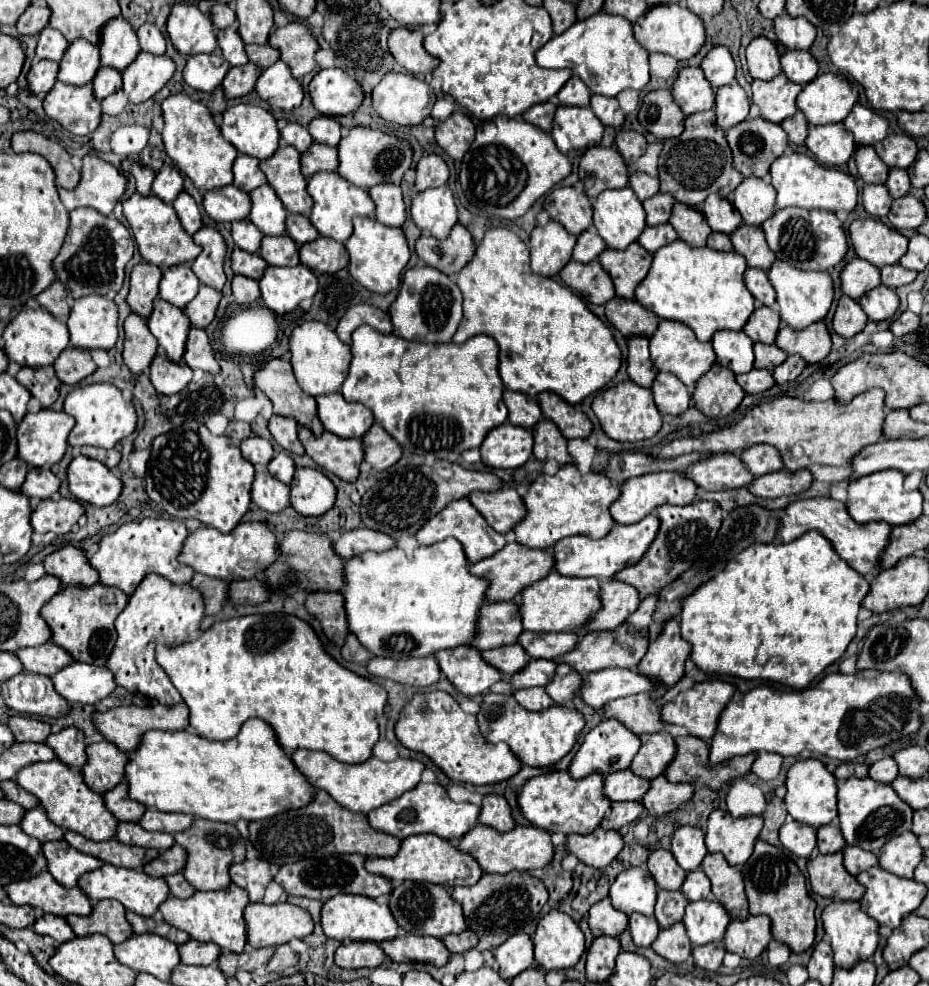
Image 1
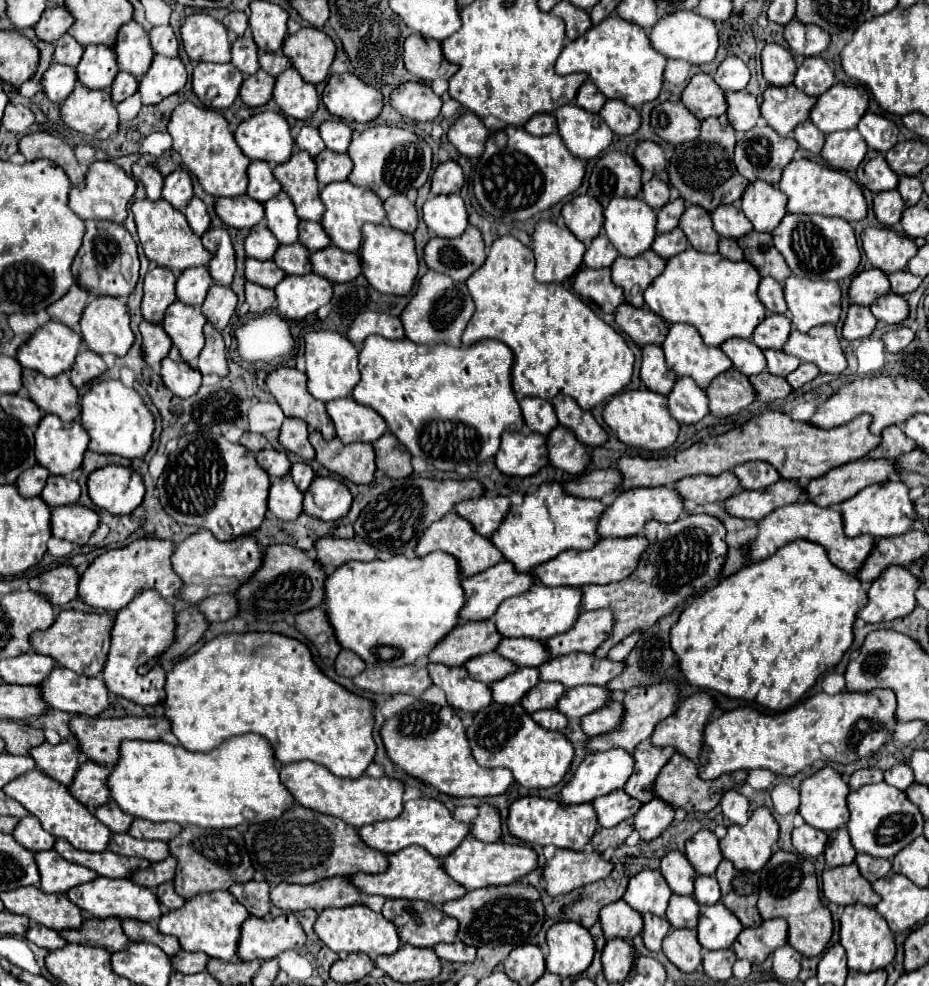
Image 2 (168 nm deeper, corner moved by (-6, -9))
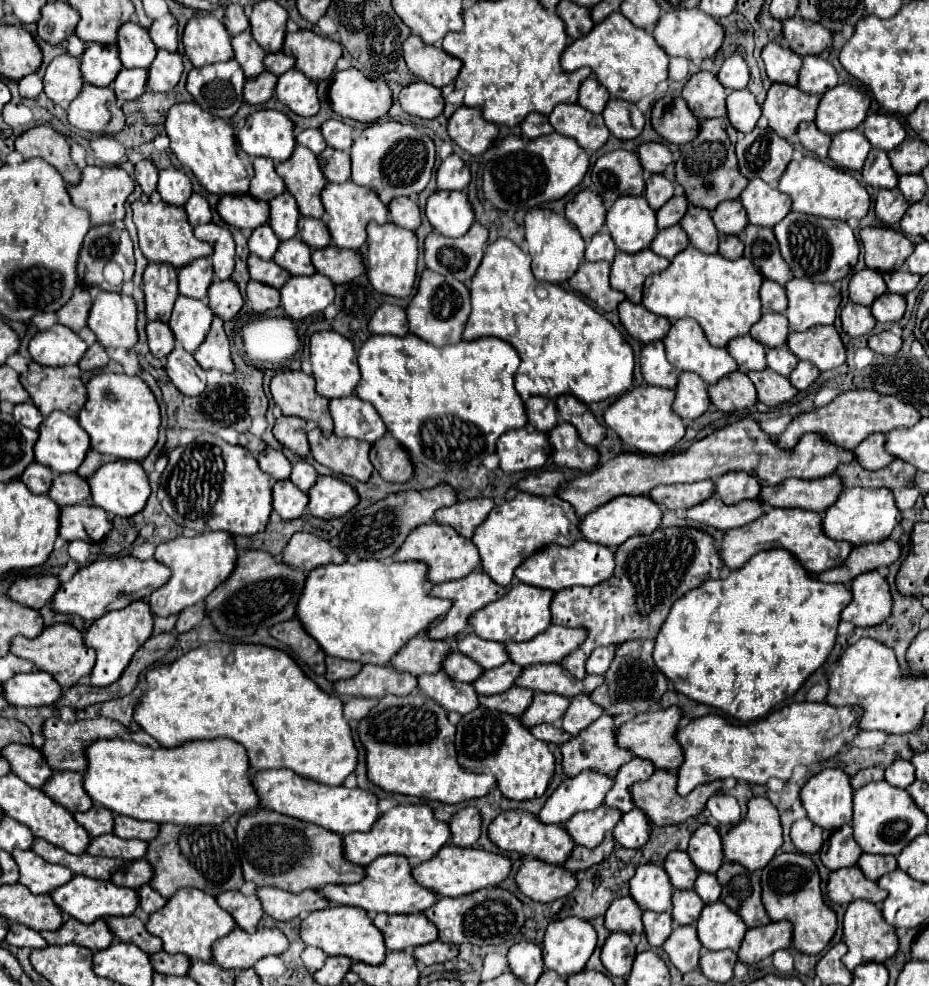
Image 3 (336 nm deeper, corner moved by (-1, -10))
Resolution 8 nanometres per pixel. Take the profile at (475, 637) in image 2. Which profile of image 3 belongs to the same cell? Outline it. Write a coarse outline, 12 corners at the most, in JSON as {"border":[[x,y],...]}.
{"border":[[427,632],[409,640],[391,660],[413,676],[435,674],[451,652]]}

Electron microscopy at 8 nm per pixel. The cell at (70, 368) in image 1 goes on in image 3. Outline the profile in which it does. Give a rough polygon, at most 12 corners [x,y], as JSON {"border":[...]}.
{"border":[[99,344],[79,360],[81,372],[101,370],[109,362],[107,350]]}

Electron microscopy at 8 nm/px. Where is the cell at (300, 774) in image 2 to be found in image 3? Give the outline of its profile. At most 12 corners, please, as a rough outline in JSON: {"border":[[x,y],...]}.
{"border":[[287,768],[255,774],[261,806],[347,836],[381,816],[361,788]]}

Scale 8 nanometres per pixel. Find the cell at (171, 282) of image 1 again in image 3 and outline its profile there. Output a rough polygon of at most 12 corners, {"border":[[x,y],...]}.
{"border":[[195,260],[179,270],[179,294],[207,298],[211,262]]}

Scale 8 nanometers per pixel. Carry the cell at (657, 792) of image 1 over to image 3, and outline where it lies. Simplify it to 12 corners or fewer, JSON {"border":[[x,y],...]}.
{"border":[[639,808],[623,814],[613,830],[625,848],[647,844],[651,822]]}

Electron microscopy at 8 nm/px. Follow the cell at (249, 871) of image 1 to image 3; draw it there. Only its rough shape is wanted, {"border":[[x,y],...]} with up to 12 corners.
{"border":[[239,890],[219,894],[221,908],[237,926],[253,930],[263,916],[257,894]]}

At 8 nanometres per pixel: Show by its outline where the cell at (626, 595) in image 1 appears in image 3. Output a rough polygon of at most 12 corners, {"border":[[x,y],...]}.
{"border":[[551,624],[533,640],[507,644],[523,668],[561,662],[587,638],[583,628]]}

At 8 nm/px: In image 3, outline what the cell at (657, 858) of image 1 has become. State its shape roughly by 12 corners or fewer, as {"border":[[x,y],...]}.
{"border":[[669,852],[663,864],[677,890],[691,890],[697,868],[687,852]]}

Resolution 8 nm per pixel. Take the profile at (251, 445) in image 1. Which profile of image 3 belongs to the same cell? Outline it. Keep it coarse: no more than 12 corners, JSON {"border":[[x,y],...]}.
{"border":[[265,448],[257,462],[275,480],[291,474],[283,452]]}

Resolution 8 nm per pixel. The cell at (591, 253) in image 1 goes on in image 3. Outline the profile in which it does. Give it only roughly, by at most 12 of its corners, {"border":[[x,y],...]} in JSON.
{"border":[[603,228],[587,244],[585,260],[613,262],[615,244]]}

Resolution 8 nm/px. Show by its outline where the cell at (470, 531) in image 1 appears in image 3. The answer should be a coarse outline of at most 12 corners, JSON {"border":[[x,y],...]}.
{"border":[[439,522],[415,528],[397,562],[429,564],[433,584],[481,568],[475,544]]}

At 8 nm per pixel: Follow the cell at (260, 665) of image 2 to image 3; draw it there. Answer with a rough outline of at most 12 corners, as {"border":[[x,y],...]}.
{"border":[[207,642],[147,672],[163,746],[231,738],[255,770],[341,786],[343,702],[283,650]]}

